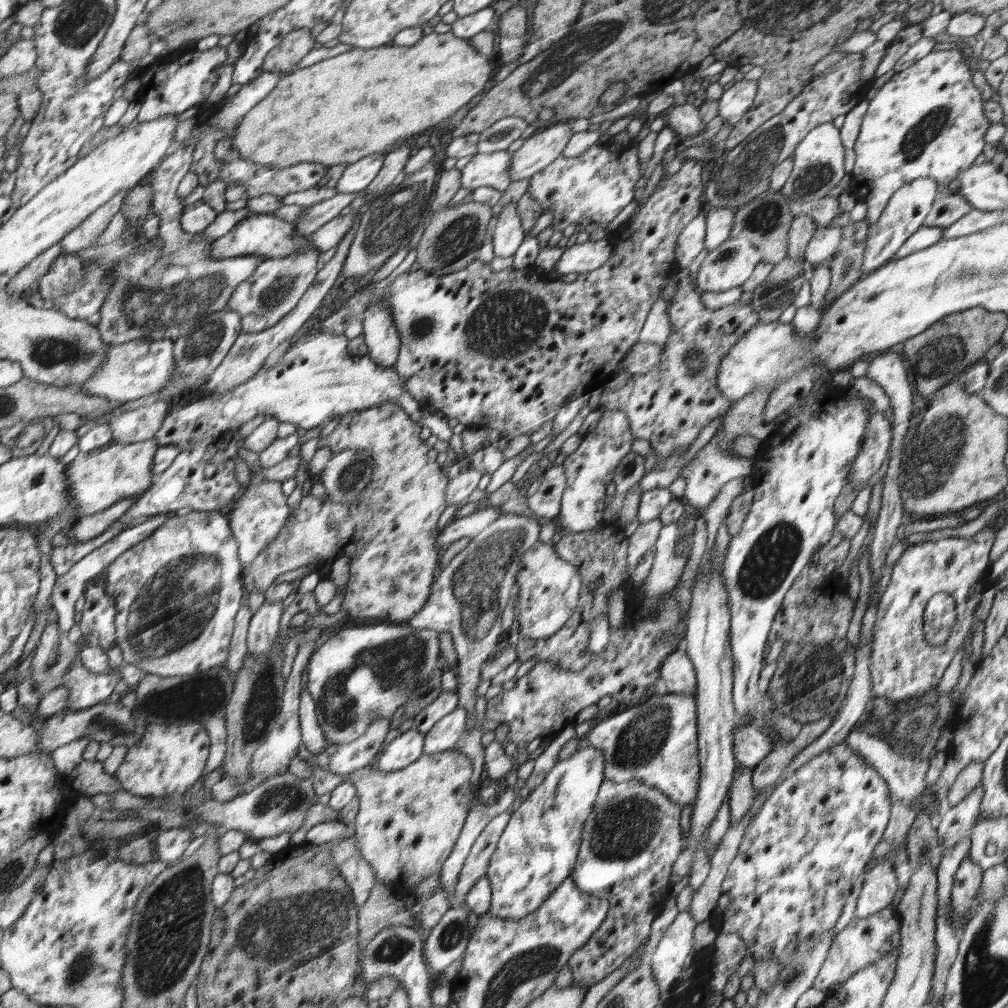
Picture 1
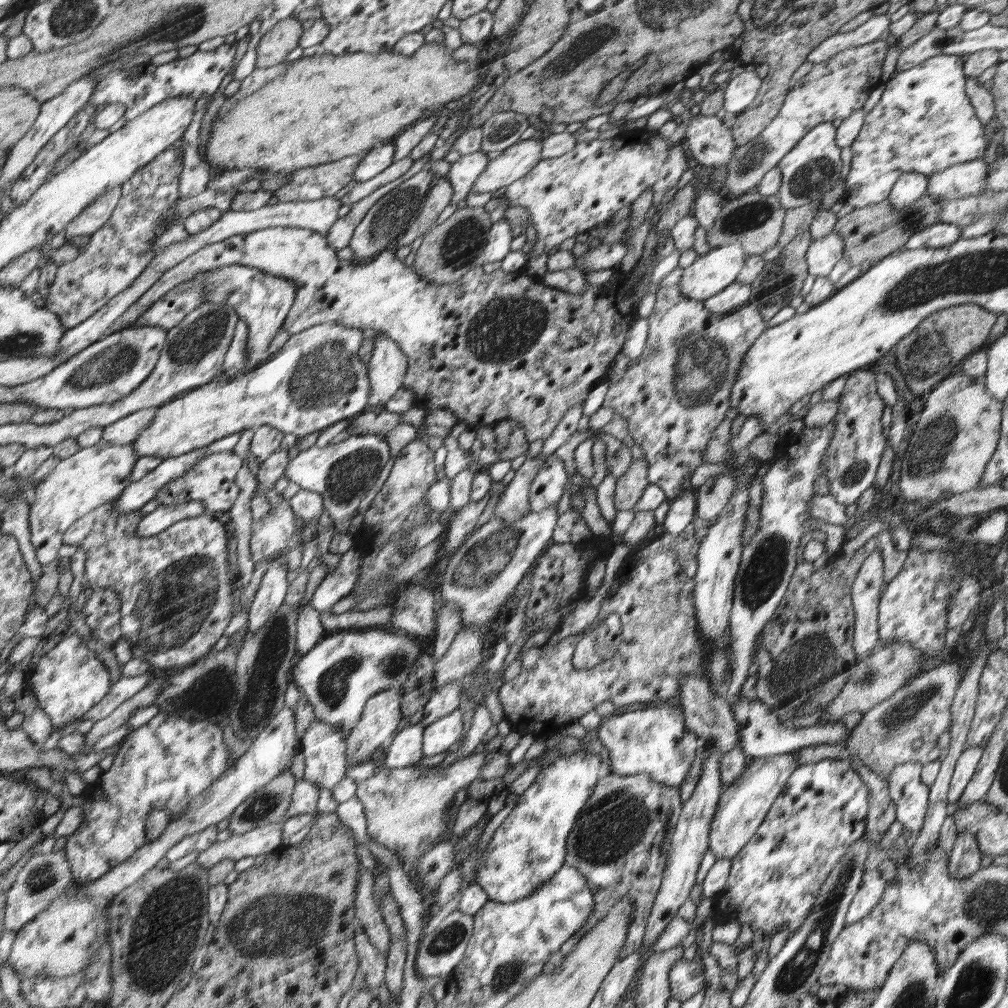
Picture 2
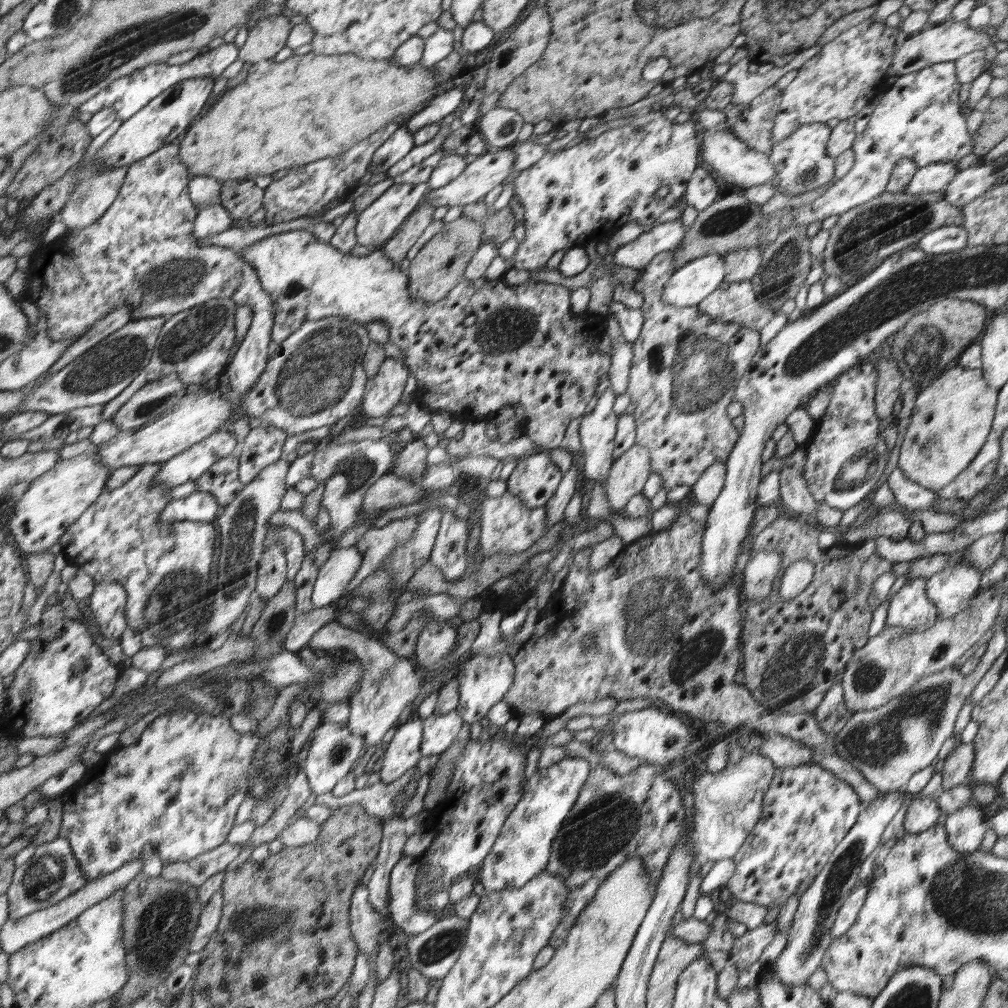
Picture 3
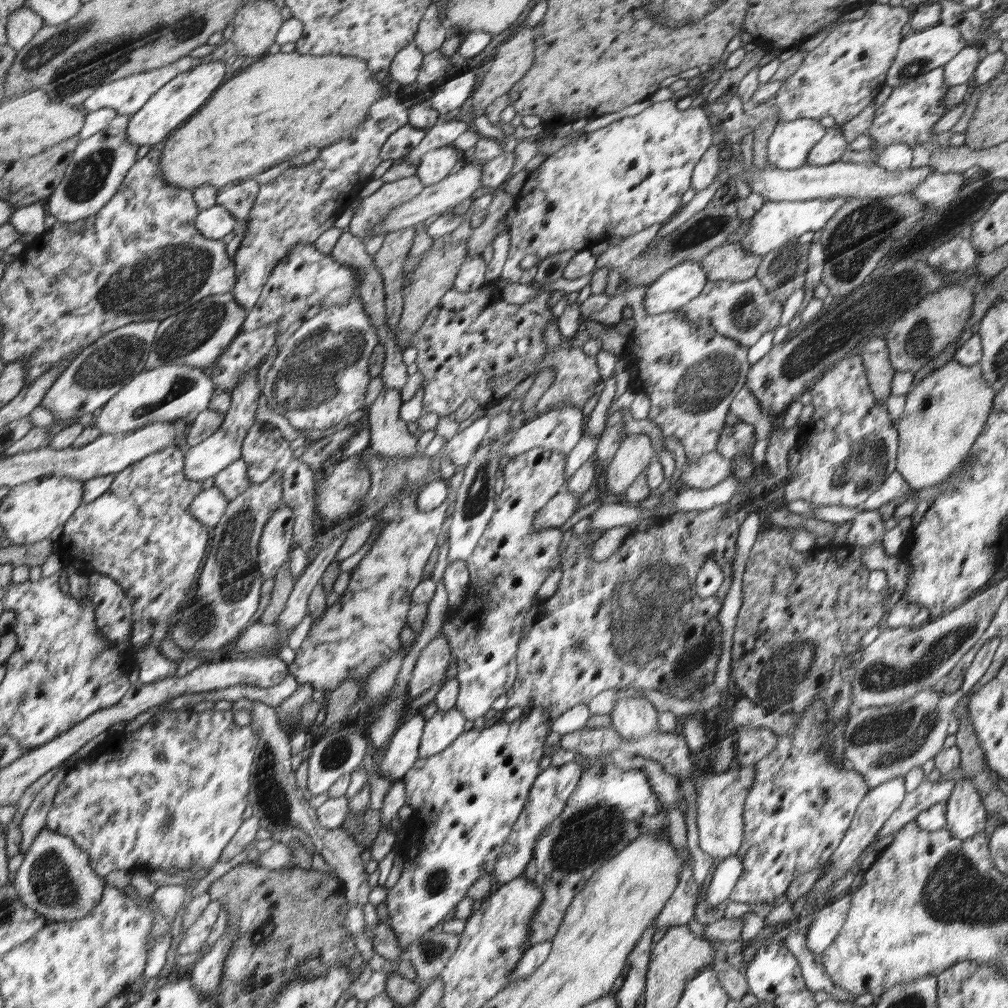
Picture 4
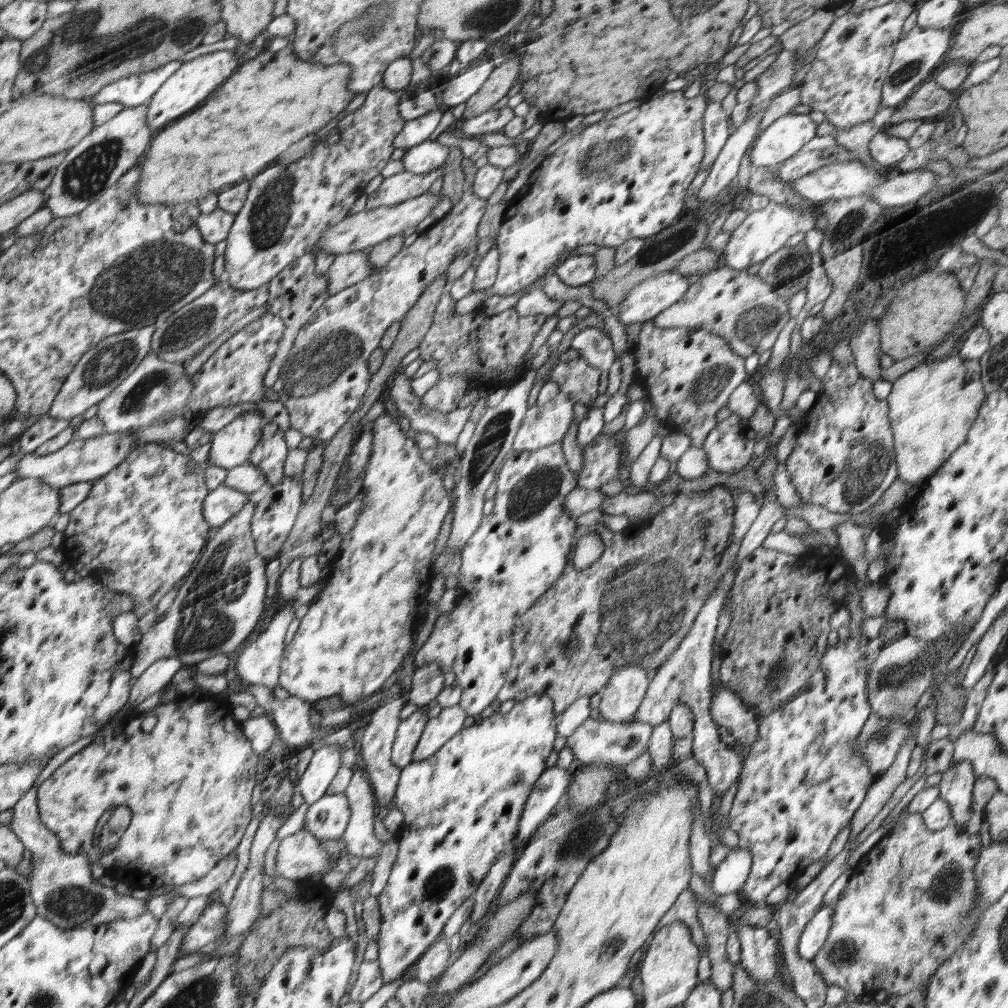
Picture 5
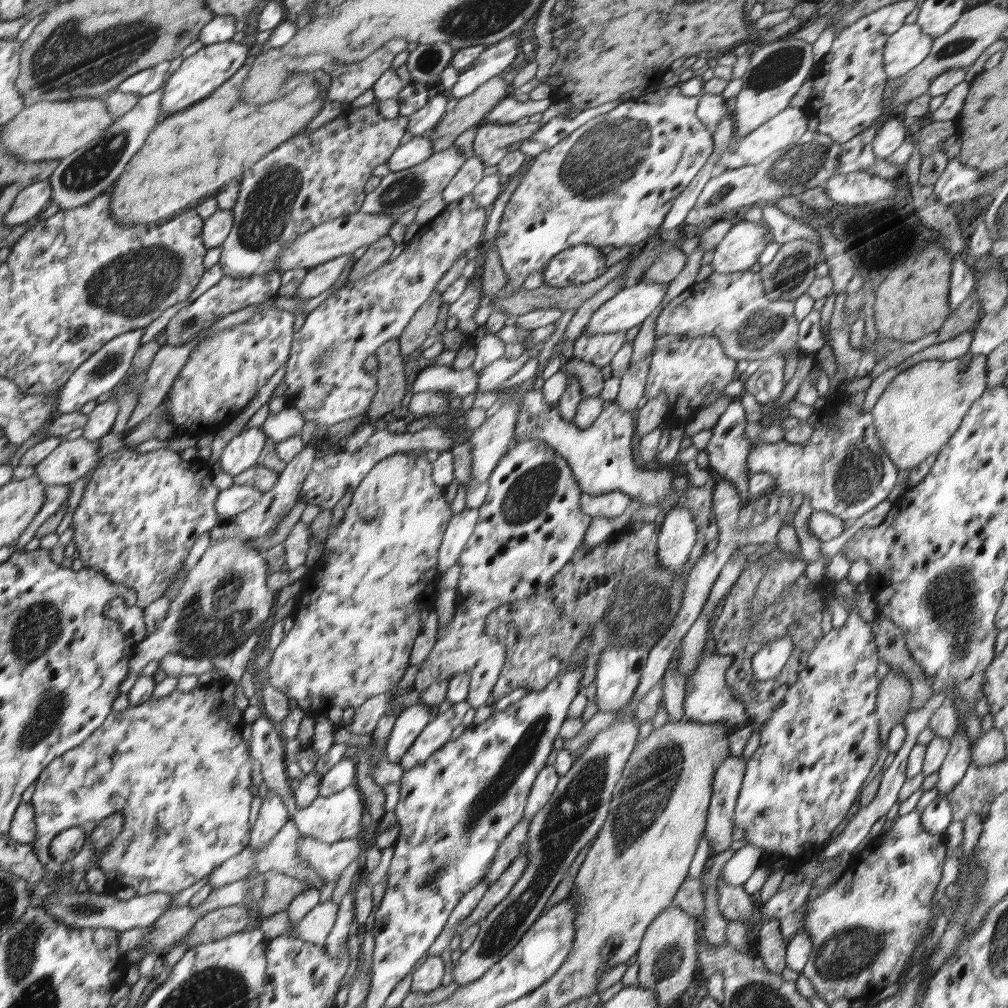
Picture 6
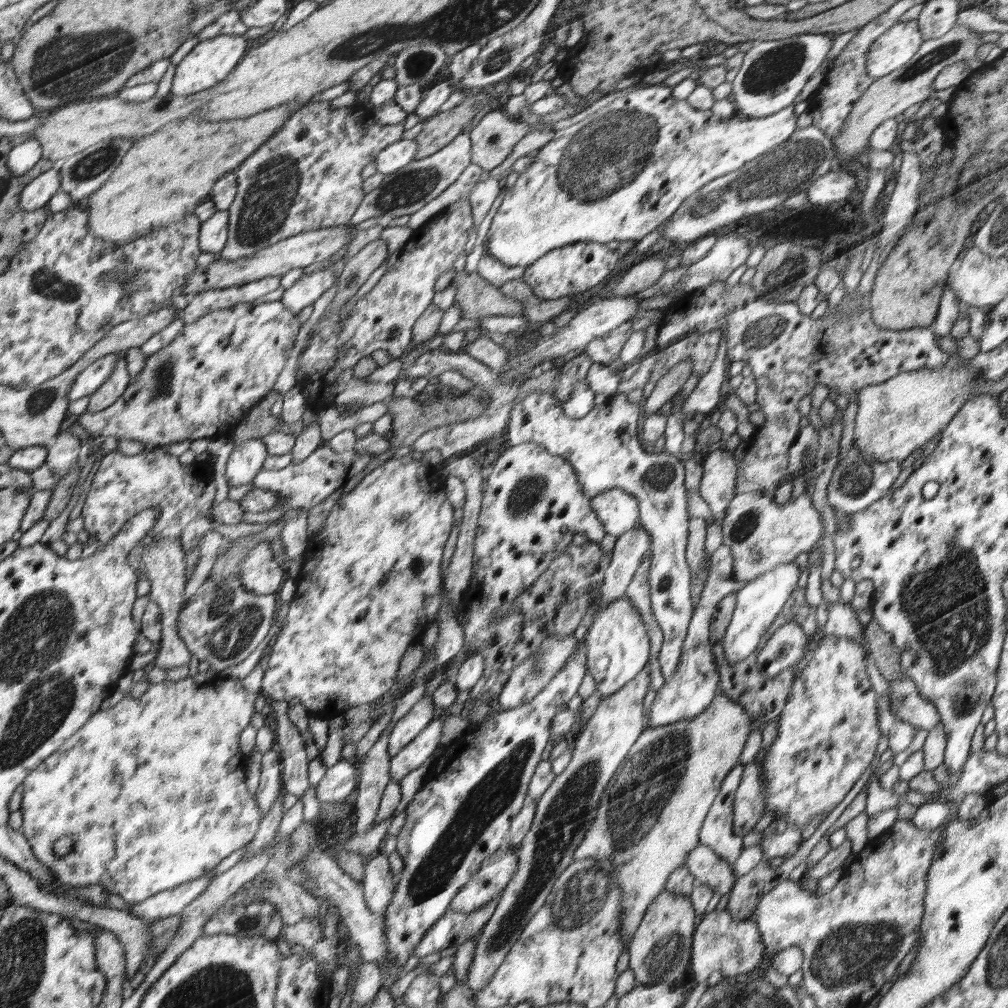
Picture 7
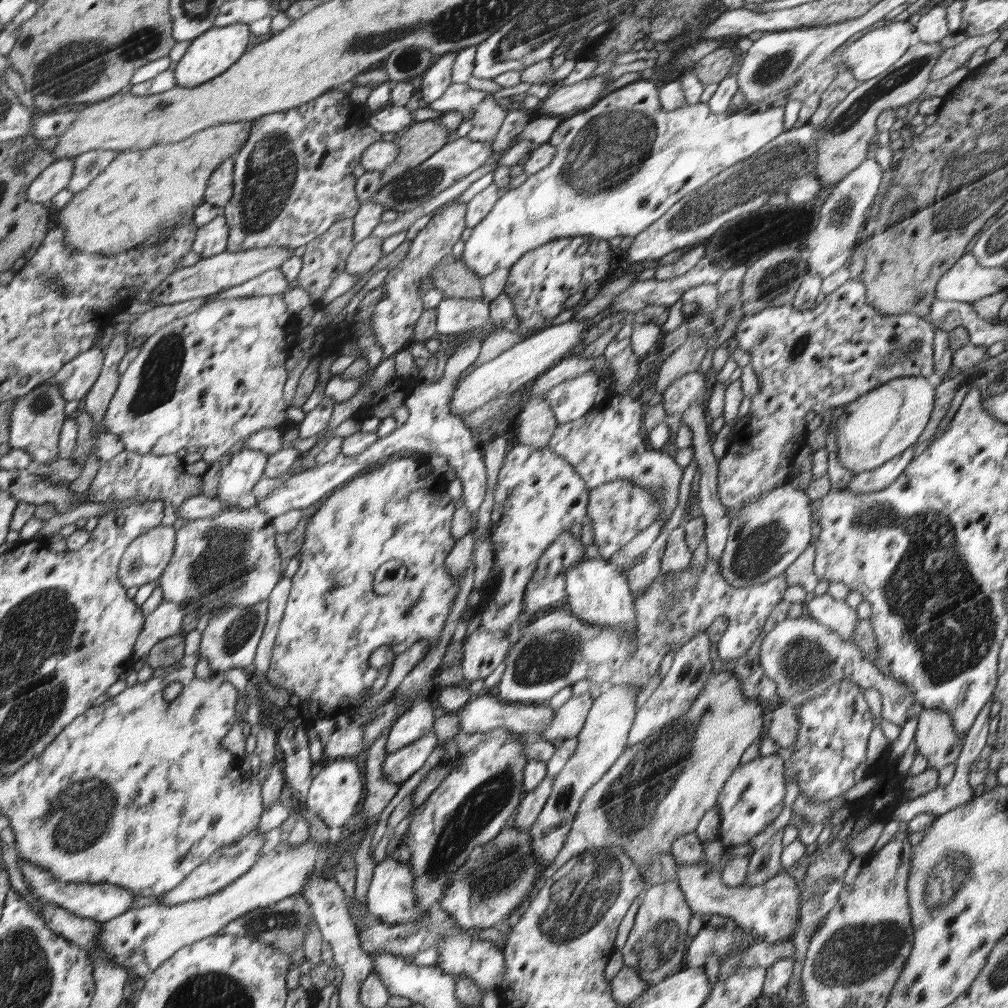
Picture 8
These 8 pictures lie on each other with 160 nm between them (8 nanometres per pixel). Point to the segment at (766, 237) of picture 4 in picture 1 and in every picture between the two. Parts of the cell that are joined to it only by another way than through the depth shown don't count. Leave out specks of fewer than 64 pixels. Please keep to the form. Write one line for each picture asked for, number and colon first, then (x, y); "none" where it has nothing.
1: (927, 121)
2: (923, 122)
3: (919, 116)

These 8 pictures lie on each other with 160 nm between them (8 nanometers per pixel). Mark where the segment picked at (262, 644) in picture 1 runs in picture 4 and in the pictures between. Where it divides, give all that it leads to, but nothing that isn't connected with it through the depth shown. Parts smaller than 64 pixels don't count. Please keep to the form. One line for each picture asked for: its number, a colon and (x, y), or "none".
2: (272, 590)
3: (273, 572)
4: (277, 539)

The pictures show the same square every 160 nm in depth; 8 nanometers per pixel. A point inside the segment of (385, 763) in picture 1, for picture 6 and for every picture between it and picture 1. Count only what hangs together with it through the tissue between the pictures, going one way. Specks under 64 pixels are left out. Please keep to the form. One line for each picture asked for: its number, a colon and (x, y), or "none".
2: (405, 749)
3: (403, 752)
4: (402, 752)
5: (409, 731)
6: (410, 722)

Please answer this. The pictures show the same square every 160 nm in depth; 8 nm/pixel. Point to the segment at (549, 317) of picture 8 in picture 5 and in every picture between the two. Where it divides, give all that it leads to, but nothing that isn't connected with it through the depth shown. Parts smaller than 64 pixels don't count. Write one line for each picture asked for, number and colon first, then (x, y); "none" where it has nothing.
5: (576, 270)
6: (577, 265)
7: (569, 269)

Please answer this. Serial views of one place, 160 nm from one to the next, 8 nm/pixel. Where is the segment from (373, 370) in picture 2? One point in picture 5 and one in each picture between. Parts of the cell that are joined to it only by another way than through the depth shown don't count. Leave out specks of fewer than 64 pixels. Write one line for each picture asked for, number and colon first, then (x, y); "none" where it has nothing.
3: (385, 390)
4: (388, 436)
5: (356, 635)

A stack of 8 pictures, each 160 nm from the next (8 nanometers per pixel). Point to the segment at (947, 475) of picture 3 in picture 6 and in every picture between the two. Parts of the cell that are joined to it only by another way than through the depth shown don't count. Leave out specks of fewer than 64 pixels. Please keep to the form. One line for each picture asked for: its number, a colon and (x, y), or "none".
4: (944, 415)
5: (932, 407)
6: (920, 409)

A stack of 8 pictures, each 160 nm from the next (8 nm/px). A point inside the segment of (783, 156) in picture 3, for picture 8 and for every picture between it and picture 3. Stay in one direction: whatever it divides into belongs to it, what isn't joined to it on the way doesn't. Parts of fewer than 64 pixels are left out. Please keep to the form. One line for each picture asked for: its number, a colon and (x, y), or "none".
4: (788, 148)
5: (785, 136)
6: (783, 131)
7: (618, 174)
8: (620, 165)

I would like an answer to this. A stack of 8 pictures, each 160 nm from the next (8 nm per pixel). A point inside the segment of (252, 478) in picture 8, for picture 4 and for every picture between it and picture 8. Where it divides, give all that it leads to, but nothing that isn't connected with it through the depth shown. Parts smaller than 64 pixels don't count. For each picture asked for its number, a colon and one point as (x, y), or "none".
4: (204, 460)
5: (231, 446)
6: (243, 450)
7: (247, 458)

